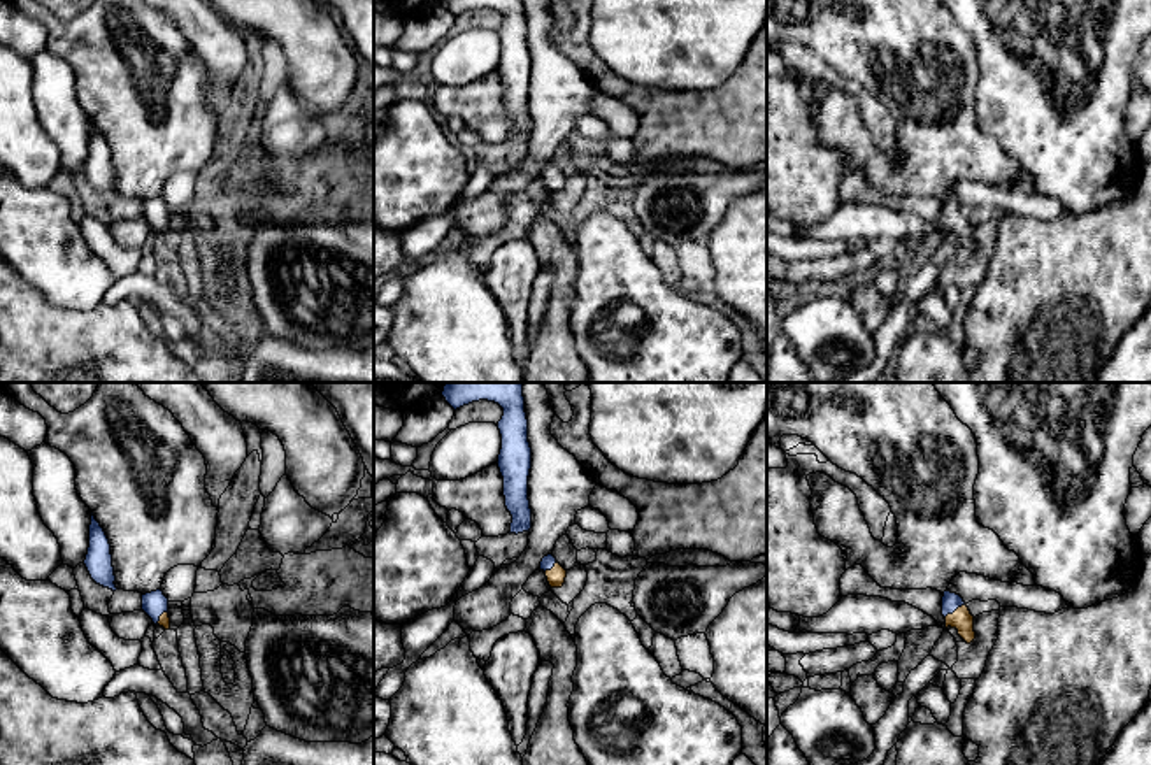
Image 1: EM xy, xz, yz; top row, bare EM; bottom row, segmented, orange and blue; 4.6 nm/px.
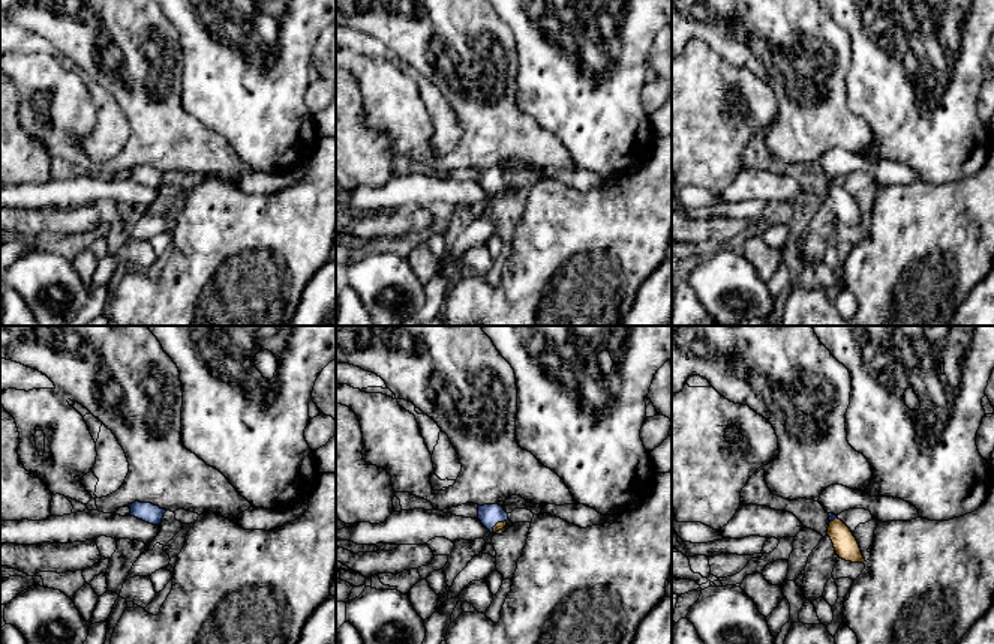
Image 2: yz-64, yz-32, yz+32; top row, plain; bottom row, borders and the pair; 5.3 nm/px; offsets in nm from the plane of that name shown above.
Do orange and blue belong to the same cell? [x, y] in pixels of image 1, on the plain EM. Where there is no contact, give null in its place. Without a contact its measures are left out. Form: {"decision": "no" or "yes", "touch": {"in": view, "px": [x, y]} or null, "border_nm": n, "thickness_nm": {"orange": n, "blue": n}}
{"decision": "yes", "touch": {"in": "yz", "px": [957, 216]}, "border_nm": 120, "thickness_nm": {"orange": 100, "blue": 80}}

